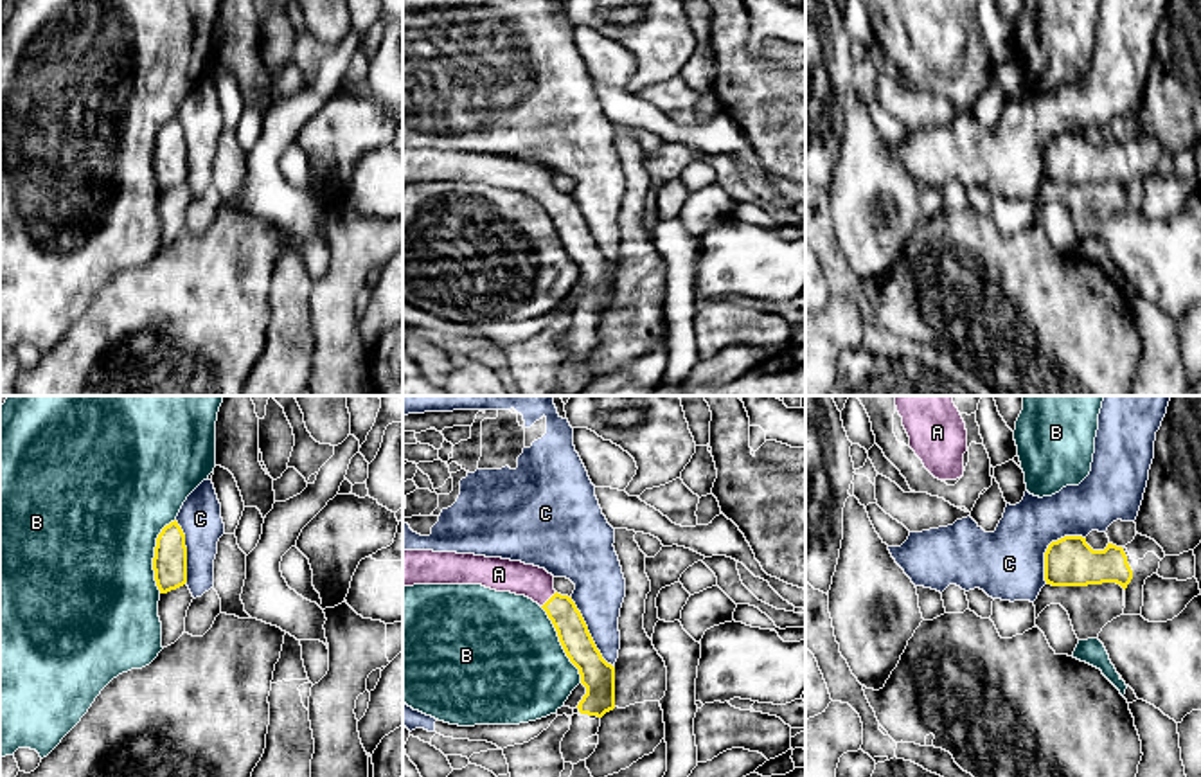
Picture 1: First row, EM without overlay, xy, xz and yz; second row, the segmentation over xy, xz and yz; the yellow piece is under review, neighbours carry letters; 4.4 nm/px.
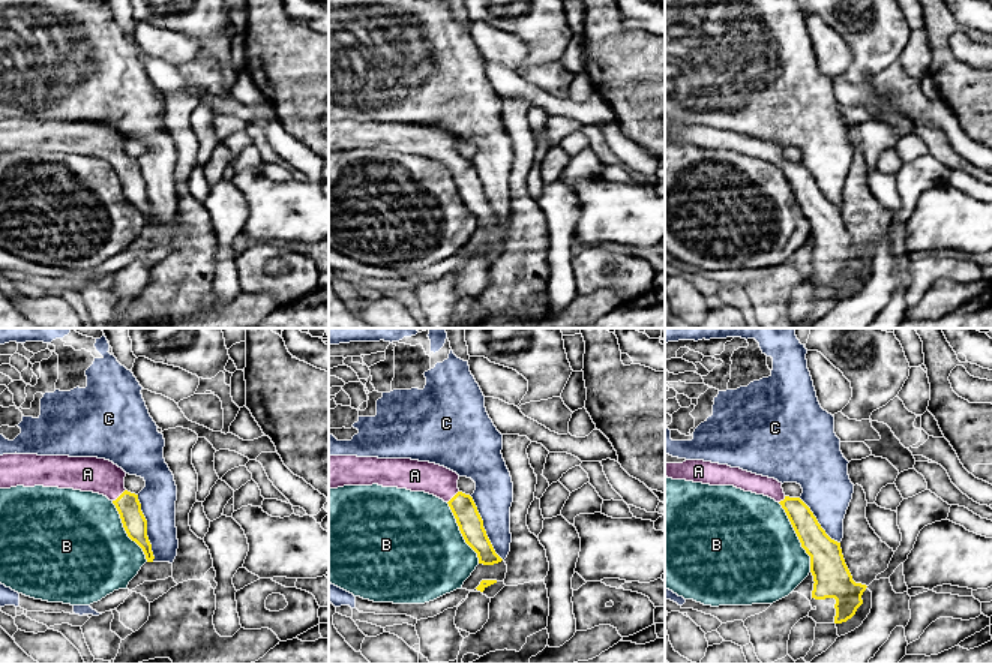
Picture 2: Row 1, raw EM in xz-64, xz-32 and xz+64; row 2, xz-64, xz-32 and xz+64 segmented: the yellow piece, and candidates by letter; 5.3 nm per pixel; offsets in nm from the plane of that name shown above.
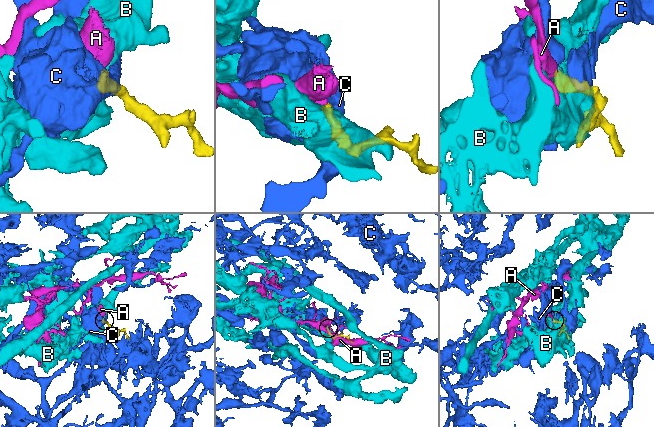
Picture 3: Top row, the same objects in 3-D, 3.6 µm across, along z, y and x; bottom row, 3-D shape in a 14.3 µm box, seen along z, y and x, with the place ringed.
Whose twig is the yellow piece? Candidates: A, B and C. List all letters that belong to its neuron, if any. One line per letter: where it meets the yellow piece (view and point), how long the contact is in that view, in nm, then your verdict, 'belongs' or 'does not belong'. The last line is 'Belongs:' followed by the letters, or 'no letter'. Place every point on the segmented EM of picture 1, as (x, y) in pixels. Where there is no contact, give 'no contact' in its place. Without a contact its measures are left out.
A: contact xz (549, 599); length 100 nm; belongs
B: contact xy (155, 554); length 340 nm; does not belong
C: contact yz (1049, 547); length 280 nm; does not belong
Belongs: A

